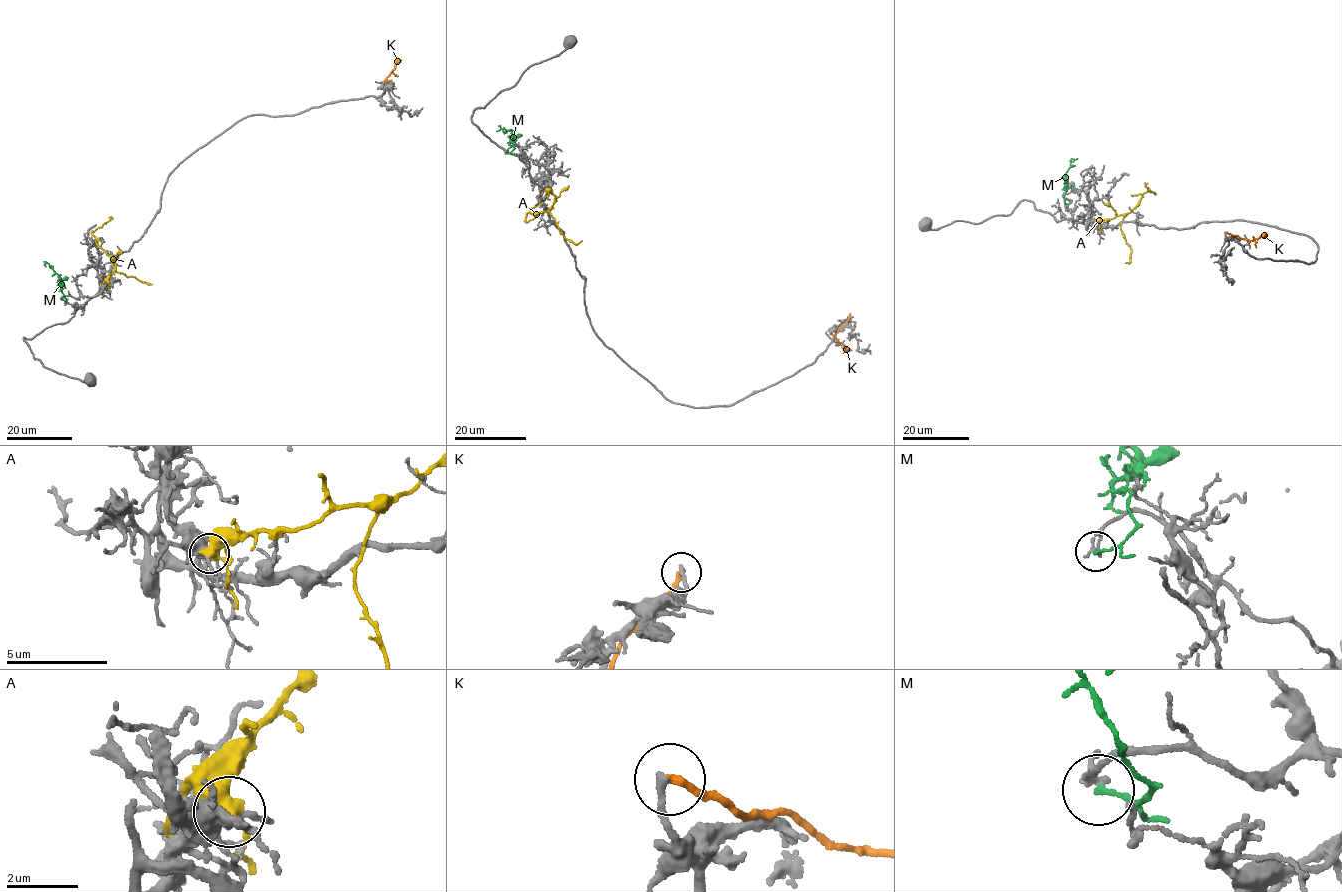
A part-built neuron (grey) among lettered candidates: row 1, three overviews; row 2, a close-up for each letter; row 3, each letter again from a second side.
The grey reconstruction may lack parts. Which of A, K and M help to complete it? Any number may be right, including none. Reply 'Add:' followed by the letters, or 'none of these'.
Add: M

